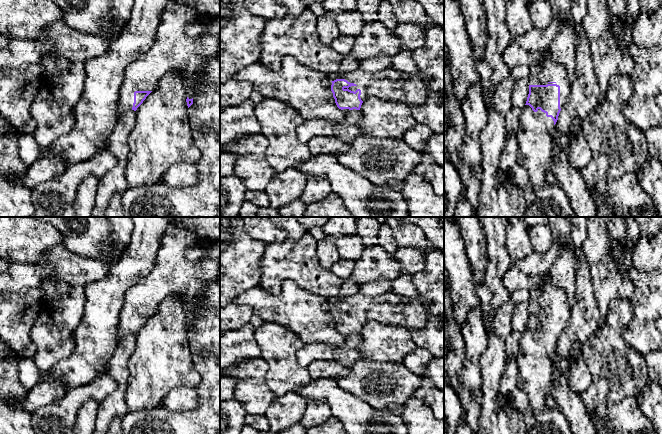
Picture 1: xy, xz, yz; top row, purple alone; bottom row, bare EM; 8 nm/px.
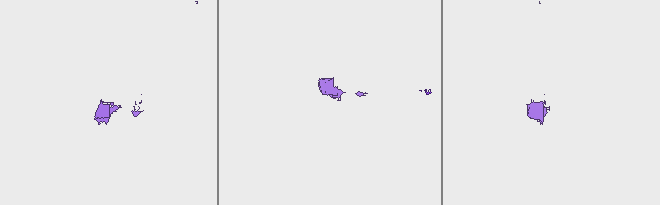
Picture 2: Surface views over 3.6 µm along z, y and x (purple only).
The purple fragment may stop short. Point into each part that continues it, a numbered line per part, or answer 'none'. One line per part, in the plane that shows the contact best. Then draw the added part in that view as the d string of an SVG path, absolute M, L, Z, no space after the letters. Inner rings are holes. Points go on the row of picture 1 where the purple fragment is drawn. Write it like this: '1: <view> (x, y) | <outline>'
1: xz (390, 84) | M387 68L379 72L365 72L355 69L350 73L334 73L328 75L329 81L345 79L354 86L351 91L361 90L360 98L379 97L386 101L398 101L411 107L423 105L427 99L425 81L417 74L406 73L394 68Z

